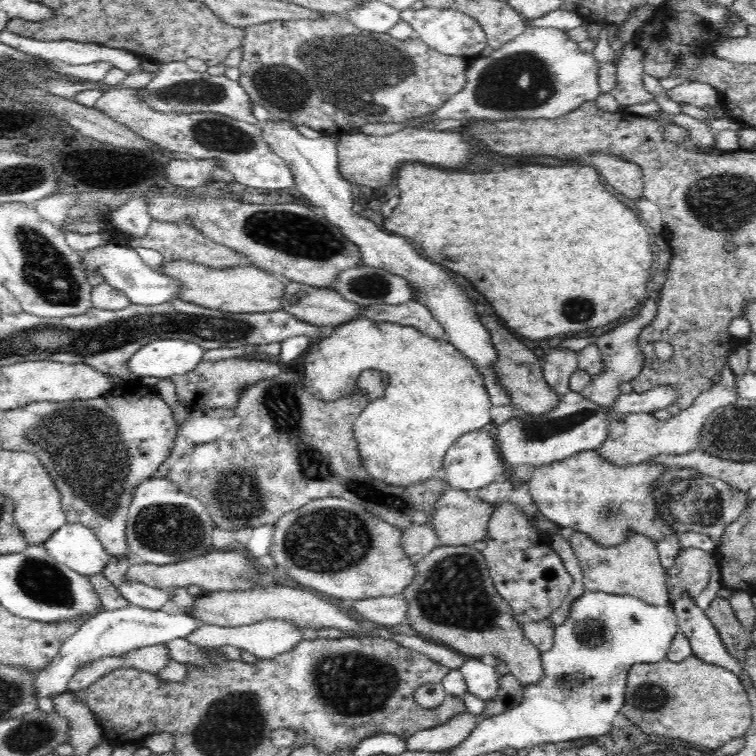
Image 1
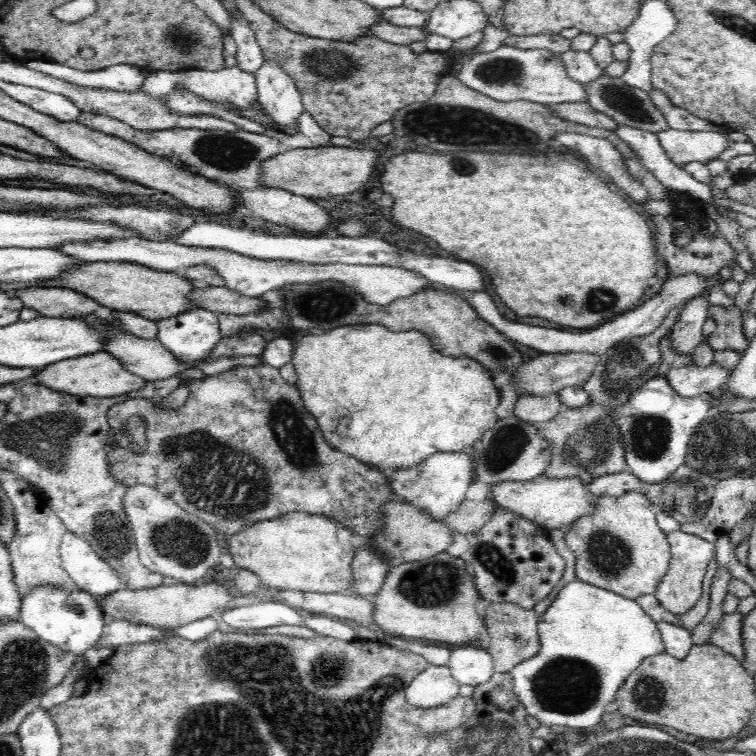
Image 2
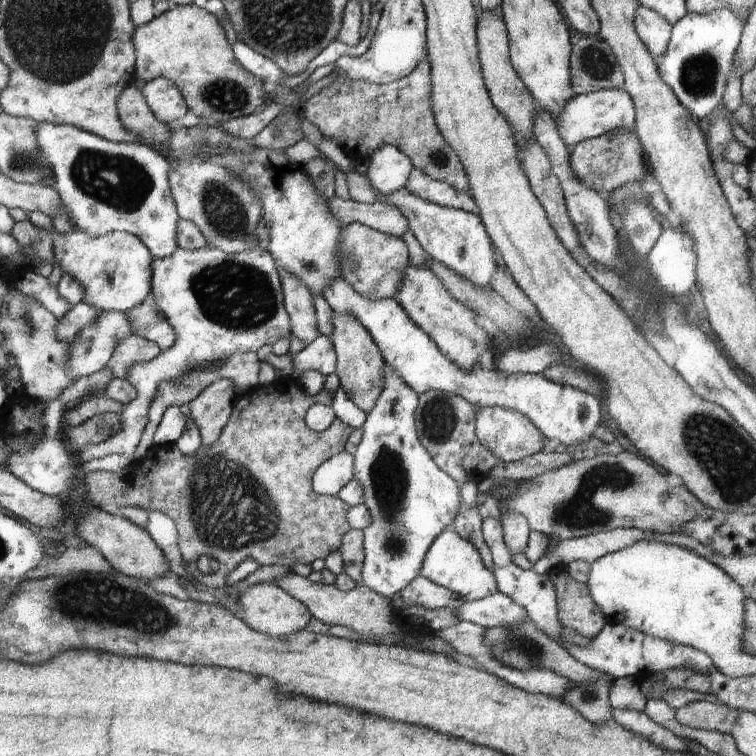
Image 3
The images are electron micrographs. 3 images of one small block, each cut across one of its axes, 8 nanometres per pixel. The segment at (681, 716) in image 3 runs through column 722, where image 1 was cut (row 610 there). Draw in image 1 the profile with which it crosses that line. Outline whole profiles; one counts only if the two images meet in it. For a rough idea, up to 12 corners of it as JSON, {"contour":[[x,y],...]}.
{"contour":[[728,600],[705,610],[722,643],[740,664],[752,644]]}

